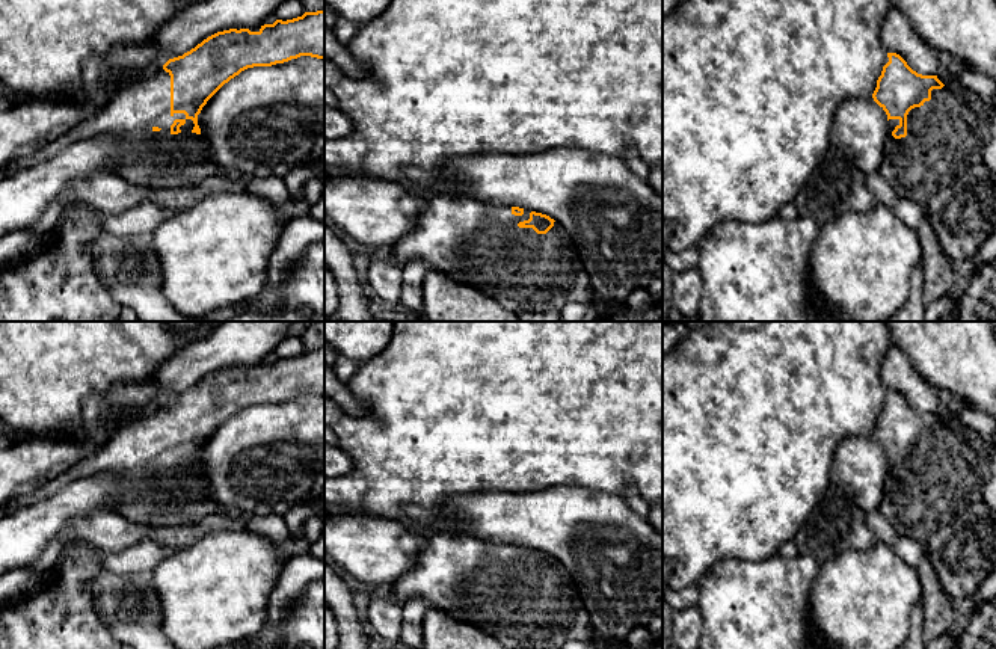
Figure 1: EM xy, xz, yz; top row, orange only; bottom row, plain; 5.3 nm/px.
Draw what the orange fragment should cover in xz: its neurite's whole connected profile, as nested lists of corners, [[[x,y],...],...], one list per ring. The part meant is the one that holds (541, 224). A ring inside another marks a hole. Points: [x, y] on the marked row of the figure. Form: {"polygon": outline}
{"polygon": [[[531,211],[530,219],[519,222],[519,228],[533,228],[537,234],[546,234],[554,226],[554,219],[546,214]]]}

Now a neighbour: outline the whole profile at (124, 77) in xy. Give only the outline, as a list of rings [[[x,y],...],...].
[[[148,66],[145,72],[137,71],[137,69],[124,69],[124,71],[119,71],[119,72],[115,74],[115,85],[118,88],[122,88],[125,85],[130,85],[130,83],[142,78],[146,74],[154,72],[155,69],[157,68],[154,68],[154,66]]]

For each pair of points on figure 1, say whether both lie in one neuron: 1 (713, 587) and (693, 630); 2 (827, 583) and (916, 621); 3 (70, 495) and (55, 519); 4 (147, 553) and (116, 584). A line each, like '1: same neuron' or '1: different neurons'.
1: different neurons
2: different neurons
3: same neuron
4: different neurons

